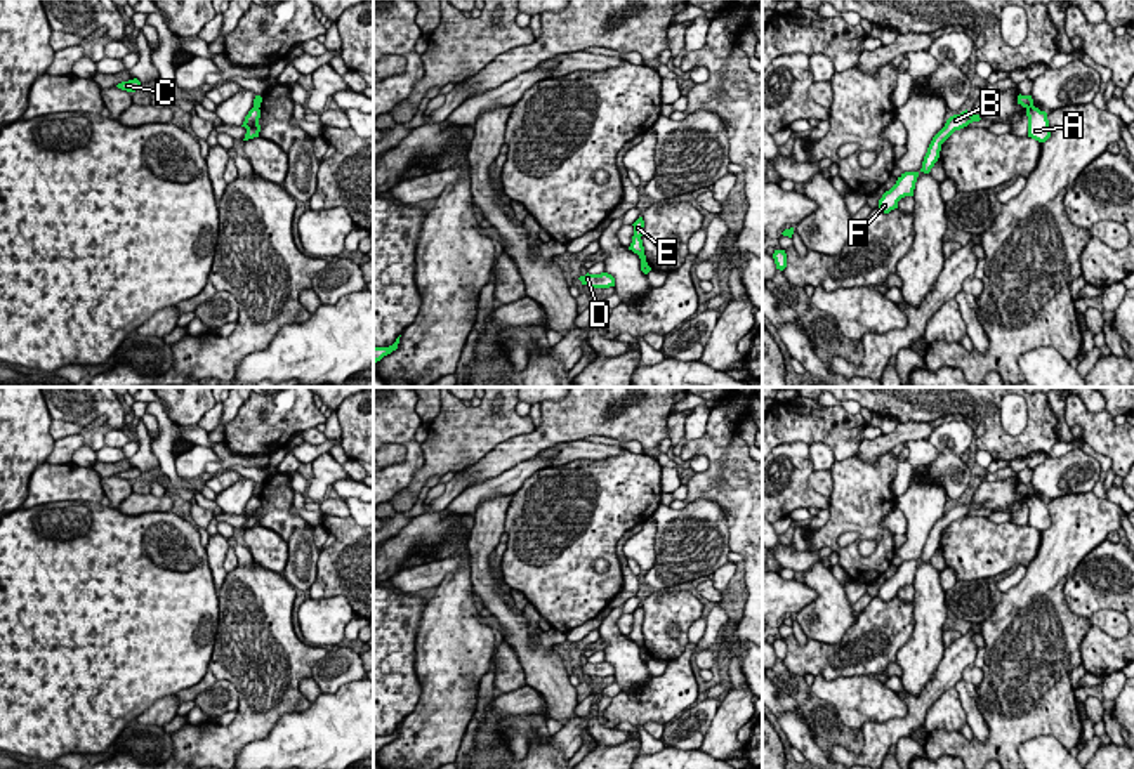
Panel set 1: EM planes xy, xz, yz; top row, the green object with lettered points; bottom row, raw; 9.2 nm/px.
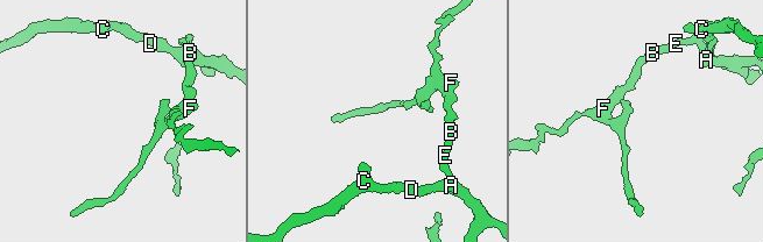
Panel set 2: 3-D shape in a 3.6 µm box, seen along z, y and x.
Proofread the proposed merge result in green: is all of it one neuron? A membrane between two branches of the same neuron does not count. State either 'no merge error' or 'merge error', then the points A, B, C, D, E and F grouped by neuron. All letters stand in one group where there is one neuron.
merge error; groups A C D / B E F

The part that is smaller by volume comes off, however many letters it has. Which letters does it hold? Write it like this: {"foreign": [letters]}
{"foreign": ["B", "E", "F"]}

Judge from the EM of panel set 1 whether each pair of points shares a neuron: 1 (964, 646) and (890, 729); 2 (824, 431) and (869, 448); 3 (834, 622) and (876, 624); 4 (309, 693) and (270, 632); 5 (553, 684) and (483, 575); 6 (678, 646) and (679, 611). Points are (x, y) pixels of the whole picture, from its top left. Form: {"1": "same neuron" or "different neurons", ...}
{"1": "same neuron", "2": "different neurons", "3": "different neurons", "4": "different neurons", "5": "same neuron", "6": "same neuron"}

